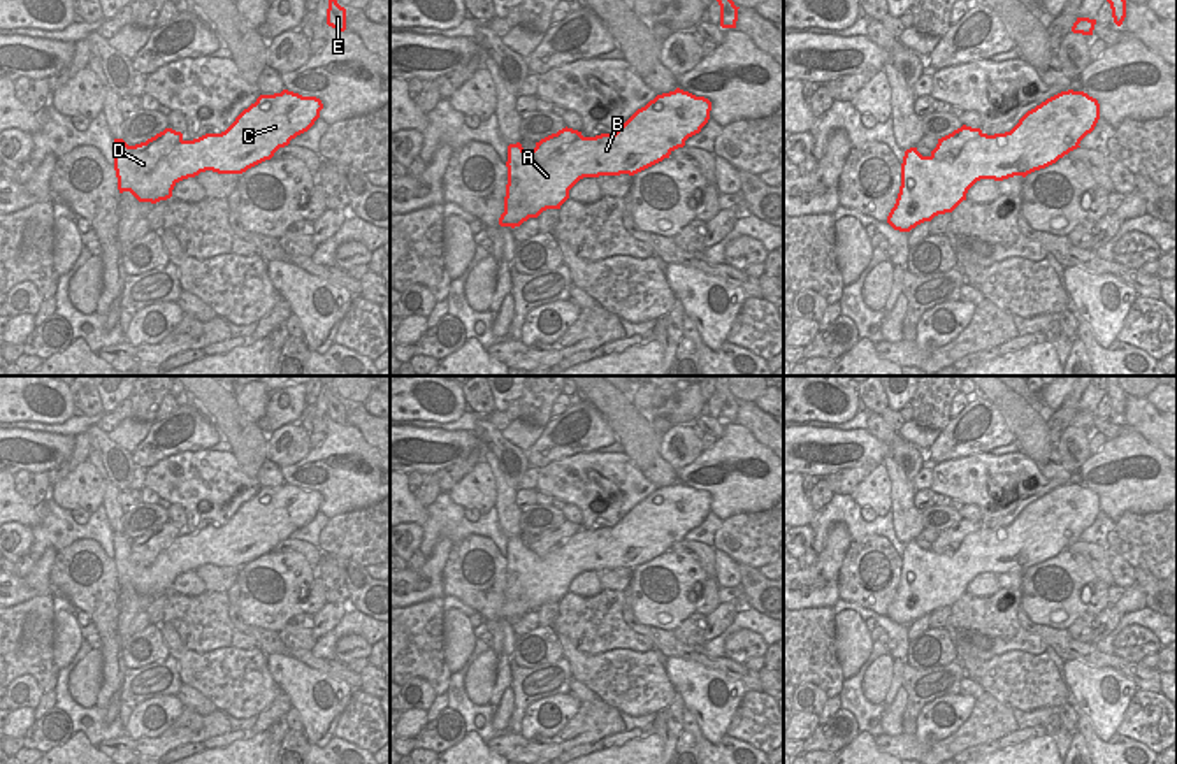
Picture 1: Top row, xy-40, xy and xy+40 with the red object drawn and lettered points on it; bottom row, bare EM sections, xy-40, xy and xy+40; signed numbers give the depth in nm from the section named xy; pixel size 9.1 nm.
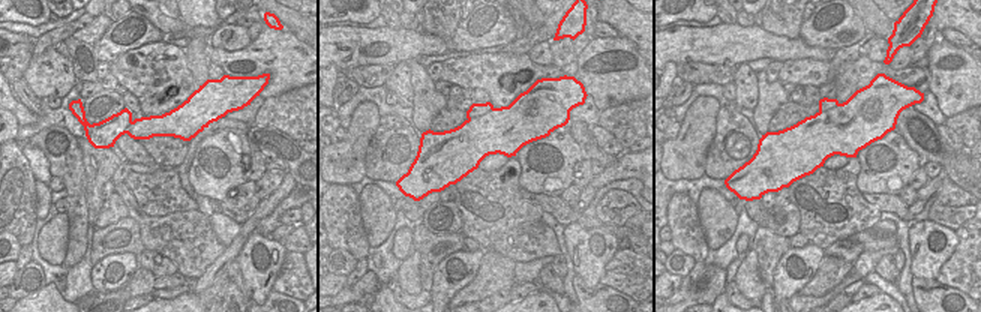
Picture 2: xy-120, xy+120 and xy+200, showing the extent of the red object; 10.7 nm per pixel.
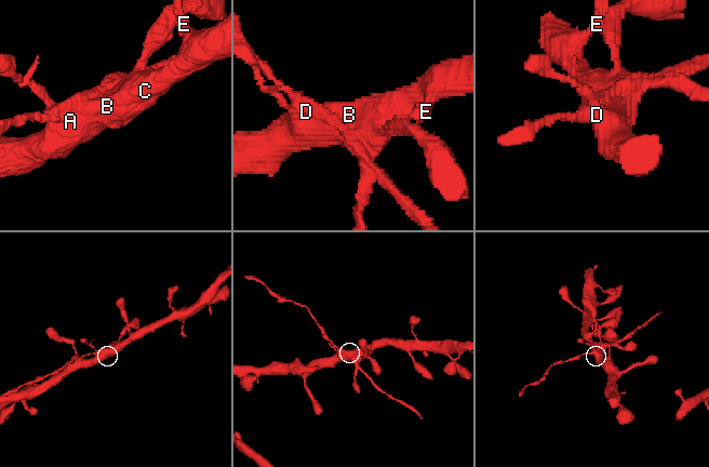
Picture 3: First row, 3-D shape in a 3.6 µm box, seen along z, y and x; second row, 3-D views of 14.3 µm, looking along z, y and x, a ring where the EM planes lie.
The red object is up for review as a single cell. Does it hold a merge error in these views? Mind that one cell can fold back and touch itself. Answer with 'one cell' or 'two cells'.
one cell

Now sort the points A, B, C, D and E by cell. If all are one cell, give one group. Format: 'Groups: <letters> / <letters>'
Groups: A B C D E.

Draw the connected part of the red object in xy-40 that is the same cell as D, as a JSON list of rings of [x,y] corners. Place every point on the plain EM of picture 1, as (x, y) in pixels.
[[[283,483],[260,488],[221,527],[184,534],[181,525],[165,522],[135,539],[114,532],[118,583],[156,597],[170,592],[179,574],[200,566],[242,567],[307,525],[321,502],[320,492]]]

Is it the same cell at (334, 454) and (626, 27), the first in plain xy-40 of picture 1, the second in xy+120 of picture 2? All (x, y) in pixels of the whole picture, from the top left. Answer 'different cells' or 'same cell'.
different cells

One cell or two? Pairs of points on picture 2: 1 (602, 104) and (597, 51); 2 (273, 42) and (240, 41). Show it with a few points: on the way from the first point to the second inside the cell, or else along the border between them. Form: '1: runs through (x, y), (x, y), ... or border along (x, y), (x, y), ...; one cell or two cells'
1: runs through (602, 90), (602, 80), (593, 71), (596, 65); one cell
2: border along (252, 41), (237, 50), (216, 48); two cells

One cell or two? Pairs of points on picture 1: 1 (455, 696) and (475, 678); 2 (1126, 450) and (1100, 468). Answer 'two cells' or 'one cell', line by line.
1: two cells
2: one cell

